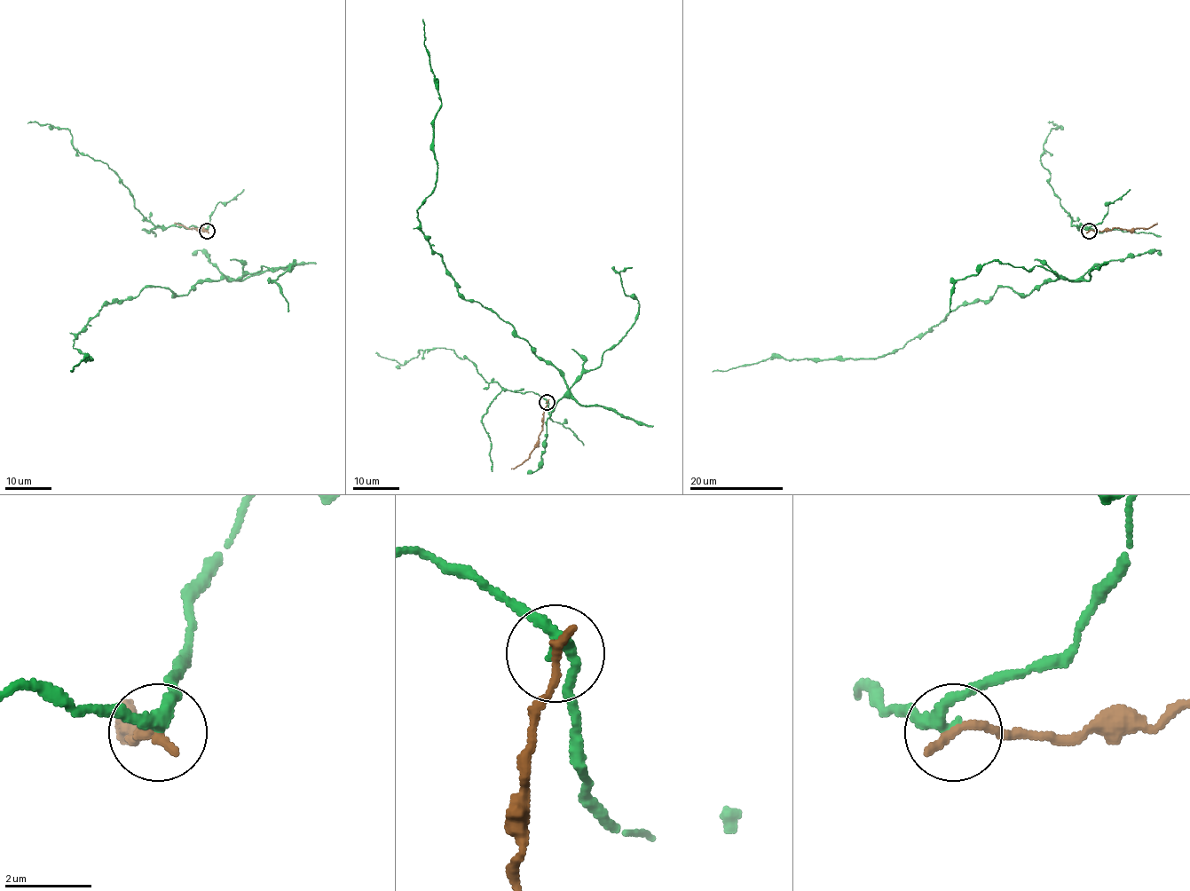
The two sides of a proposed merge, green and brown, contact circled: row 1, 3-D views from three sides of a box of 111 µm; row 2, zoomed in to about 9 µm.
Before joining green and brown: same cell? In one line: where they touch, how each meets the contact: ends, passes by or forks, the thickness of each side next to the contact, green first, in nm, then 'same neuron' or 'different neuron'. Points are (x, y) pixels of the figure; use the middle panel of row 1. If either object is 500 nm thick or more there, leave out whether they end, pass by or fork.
place (547, 402); green passes by; brown ends; calibres 260 and 240 nm; different neuron

